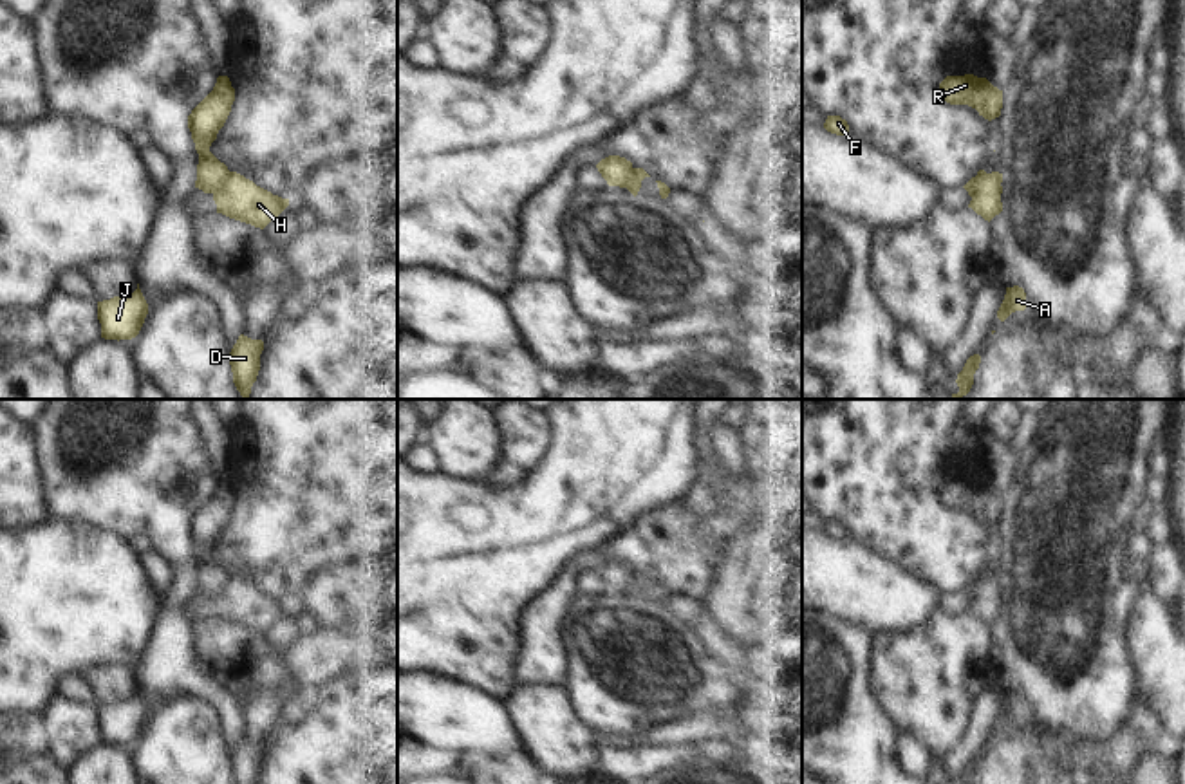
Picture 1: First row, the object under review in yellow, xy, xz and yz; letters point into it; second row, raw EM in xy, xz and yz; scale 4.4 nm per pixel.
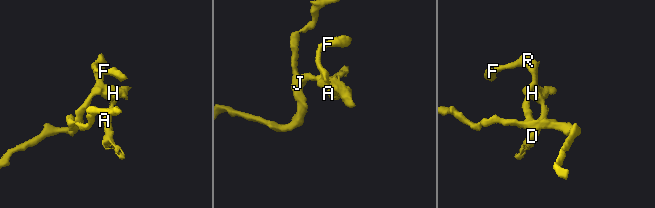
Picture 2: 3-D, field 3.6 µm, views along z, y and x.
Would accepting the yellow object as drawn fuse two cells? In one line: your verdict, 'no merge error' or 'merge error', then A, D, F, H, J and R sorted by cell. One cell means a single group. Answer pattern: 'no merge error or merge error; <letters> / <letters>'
merge error; A D H / F J R

